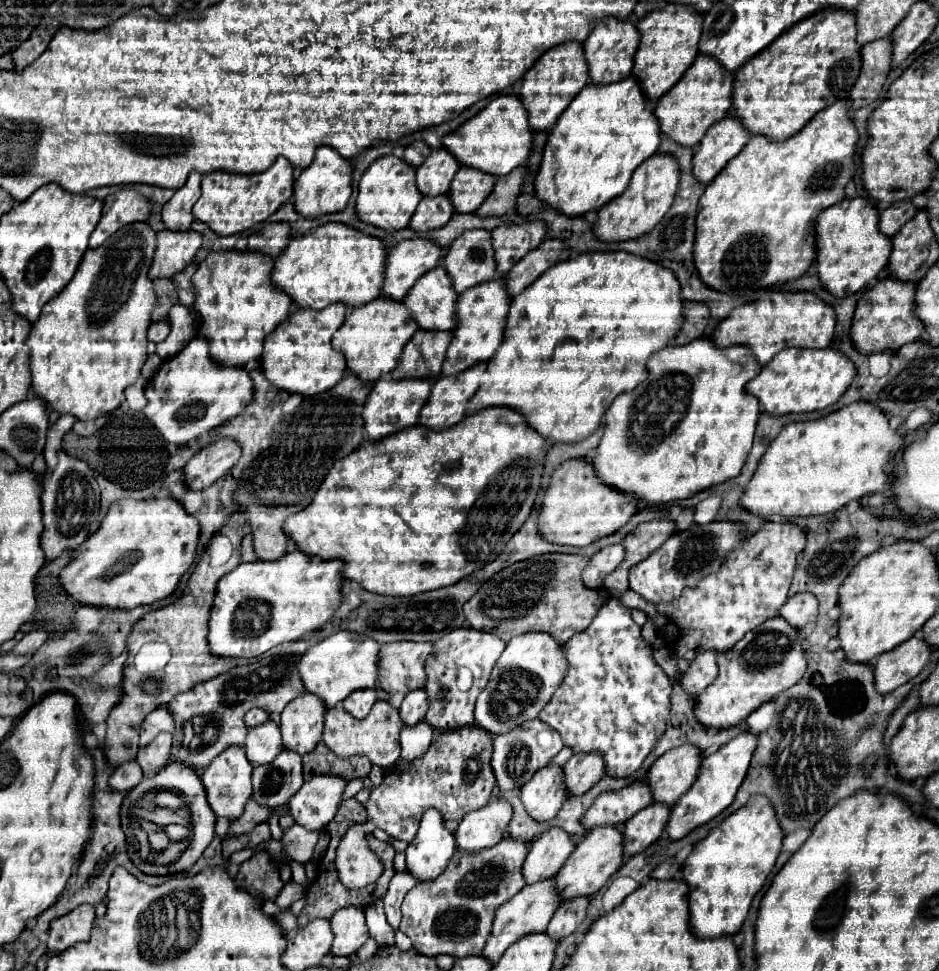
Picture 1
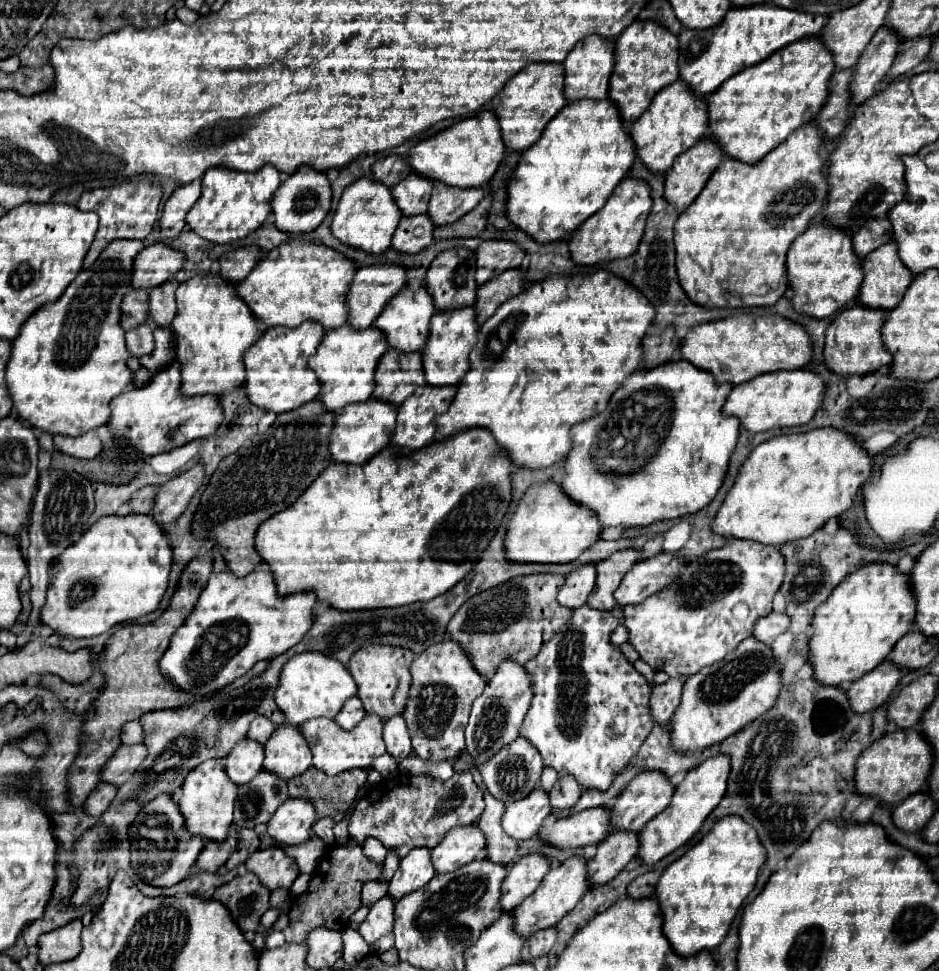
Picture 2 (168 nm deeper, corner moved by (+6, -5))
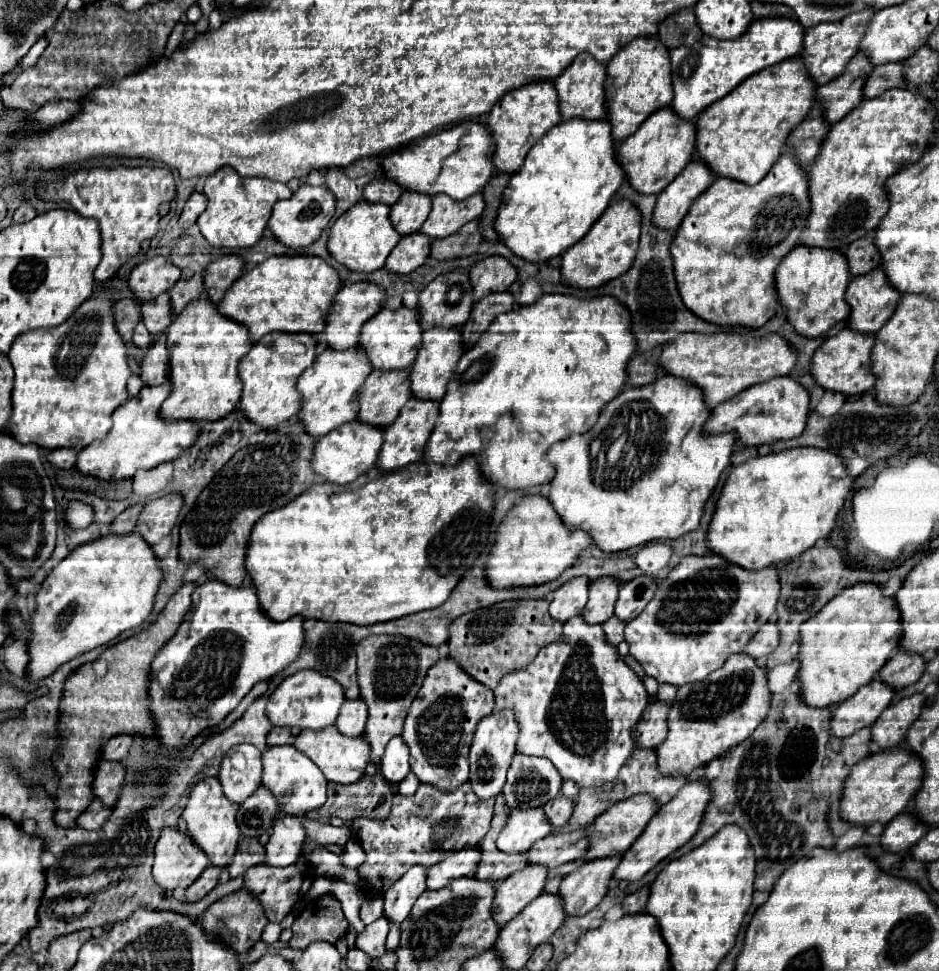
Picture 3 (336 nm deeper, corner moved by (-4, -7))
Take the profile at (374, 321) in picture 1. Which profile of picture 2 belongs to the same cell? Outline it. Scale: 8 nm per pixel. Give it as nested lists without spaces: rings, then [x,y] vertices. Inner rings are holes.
[[[342,325],[328,331],[318,345],[318,353],[308,361],[308,369],[314,369],[322,387],[318,399],[322,401],[324,409],[338,413],[350,403],[366,401],[366,397],[370,397],[370,389],[374,389],[374,369],[384,351],[386,341],[382,341],[382,333],[378,333],[378,329],[364,329],[358,333],[356,329]]]

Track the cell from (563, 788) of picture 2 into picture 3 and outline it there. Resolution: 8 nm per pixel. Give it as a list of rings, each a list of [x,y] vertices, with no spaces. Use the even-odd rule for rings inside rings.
[[[556,797],[552,805],[544,805],[544,811],[546,811],[550,823],[554,827],[560,827],[570,819],[570,815],[574,811],[574,801],[568,797]]]

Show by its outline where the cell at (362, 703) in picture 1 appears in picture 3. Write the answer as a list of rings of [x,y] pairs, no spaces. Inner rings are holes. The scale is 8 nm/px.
[[[358,697],[358,699],[348,699],[342,705],[340,715],[336,719],[336,727],[338,727],[340,733],[350,735],[350,737],[356,737],[356,735],[362,735],[364,733],[366,721],[368,721],[366,703],[364,703],[364,699]]]

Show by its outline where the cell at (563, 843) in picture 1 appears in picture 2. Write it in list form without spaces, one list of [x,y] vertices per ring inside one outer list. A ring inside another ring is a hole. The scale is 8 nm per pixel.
[[[538,853],[526,855],[514,861],[514,865],[508,865],[508,873],[502,881],[502,895],[500,895],[502,911],[510,913],[528,895],[532,895],[548,871],[550,871],[548,859]]]

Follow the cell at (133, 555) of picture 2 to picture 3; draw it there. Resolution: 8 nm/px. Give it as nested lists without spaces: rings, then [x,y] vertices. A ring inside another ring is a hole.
[[[136,533],[128,535],[104,535],[94,541],[88,541],[70,551],[70,555],[60,561],[50,575],[44,579],[38,595],[36,595],[36,613],[32,617],[32,641],[28,643],[30,663],[28,673],[32,681],[38,681],[50,673],[54,673],[62,663],[92,651],[94,647],[110,643],[126,629],[140,627],[148,615],[152,613],[158,587],[162,583],[164,571],[160,567],[160,559],[154,555],[152,547],[140,539]]]

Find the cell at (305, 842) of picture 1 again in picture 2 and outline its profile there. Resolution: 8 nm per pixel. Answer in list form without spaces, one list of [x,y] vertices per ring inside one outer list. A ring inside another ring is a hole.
[[[280,847],[260,849],[260,851],[252,853],[246,859],[244,865],[246,865],[248,871],[252,871],[254,875],[258,875],[260,883],[264,887],[268,887],[270,891],[280,889],[280,887],[290,889],[290,885],[300,875],[296,861],[290,859],[286,855],[286,851],[280,849]]]

